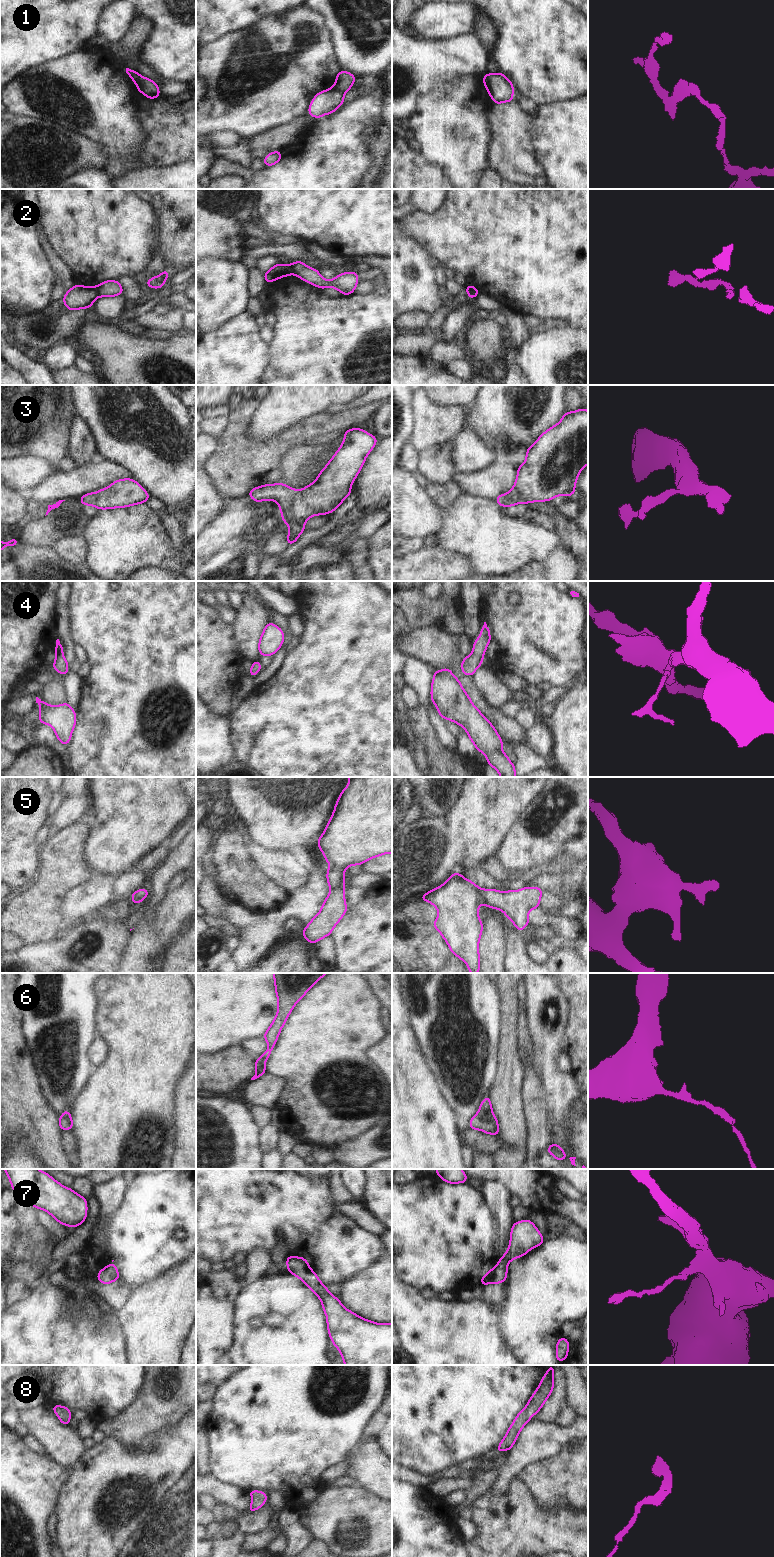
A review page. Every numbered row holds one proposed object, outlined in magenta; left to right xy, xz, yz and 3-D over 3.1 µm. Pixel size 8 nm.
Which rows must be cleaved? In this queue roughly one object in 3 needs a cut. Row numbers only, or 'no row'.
1, 2

